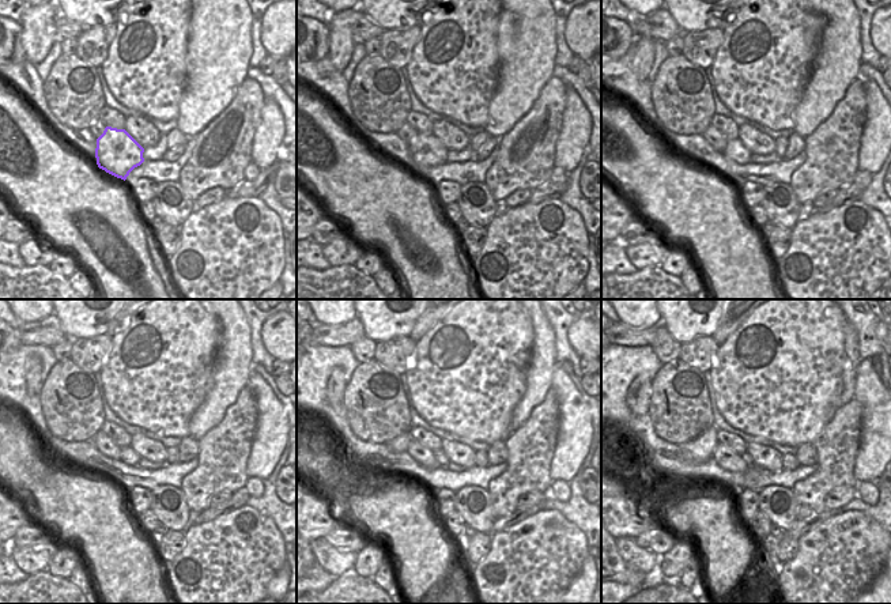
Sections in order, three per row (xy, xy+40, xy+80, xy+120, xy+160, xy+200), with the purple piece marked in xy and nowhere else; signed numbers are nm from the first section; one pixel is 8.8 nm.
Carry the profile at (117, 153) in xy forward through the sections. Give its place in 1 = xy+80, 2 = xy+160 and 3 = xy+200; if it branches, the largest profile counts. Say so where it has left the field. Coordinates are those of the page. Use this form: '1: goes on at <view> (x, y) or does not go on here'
1: goes on at xy+80 (735, 150)
2: goes on at xy+160 (441, 457)
3: goes on at xy+200 (747, 459)

